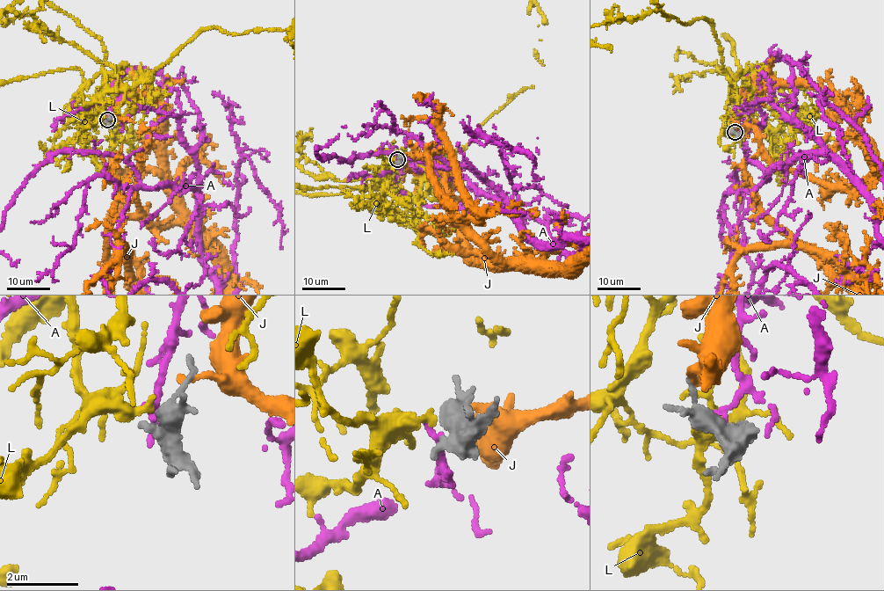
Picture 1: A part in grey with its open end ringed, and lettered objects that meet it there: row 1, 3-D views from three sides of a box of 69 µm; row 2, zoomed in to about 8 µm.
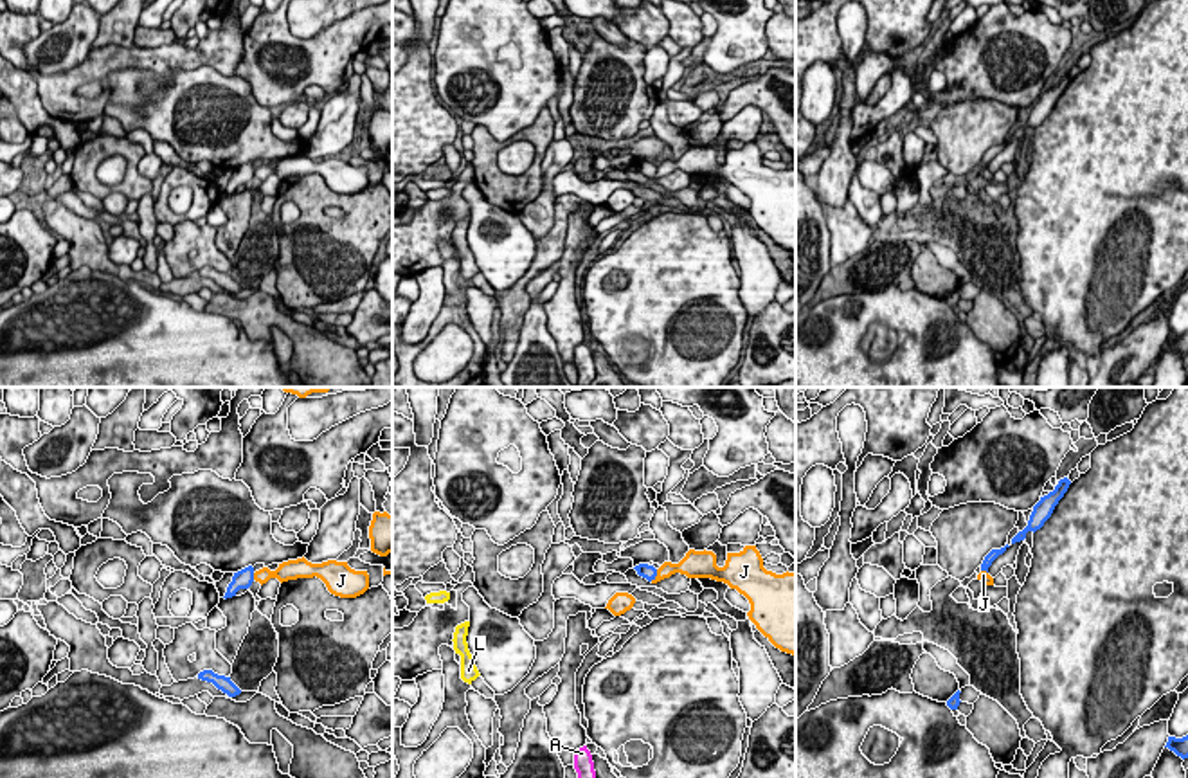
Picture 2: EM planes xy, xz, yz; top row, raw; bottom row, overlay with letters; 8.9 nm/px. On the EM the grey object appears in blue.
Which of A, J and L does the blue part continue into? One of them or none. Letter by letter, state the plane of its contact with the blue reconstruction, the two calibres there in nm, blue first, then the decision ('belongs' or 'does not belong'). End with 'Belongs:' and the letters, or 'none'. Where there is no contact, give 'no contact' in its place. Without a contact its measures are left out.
A: no contact | does not belong
J: xz | 130/140 nm | does not belong
L: no contact | belongs
Belongs: L

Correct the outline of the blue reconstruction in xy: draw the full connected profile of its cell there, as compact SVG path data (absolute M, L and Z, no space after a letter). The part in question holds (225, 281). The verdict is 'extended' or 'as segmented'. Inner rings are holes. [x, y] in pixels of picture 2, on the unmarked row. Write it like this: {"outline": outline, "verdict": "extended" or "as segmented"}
{"outline": "M212 267L200 268L198 276L212 279L218 286L221 286L229 294L236 294L241 290L241 286L230 277L230 274L218 272Z", "verdict": "as segmented"}

